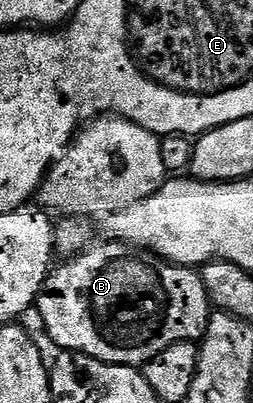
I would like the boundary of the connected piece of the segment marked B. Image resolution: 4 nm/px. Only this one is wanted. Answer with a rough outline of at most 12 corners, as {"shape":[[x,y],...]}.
{"shape":[[90,243],[35,305],[58,349],[144,366],[205,337],[200,271]]}

